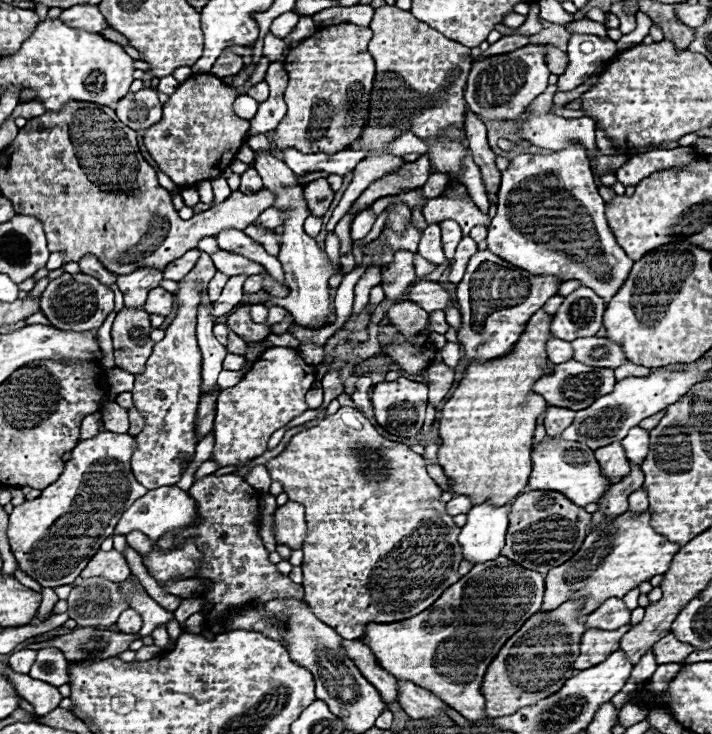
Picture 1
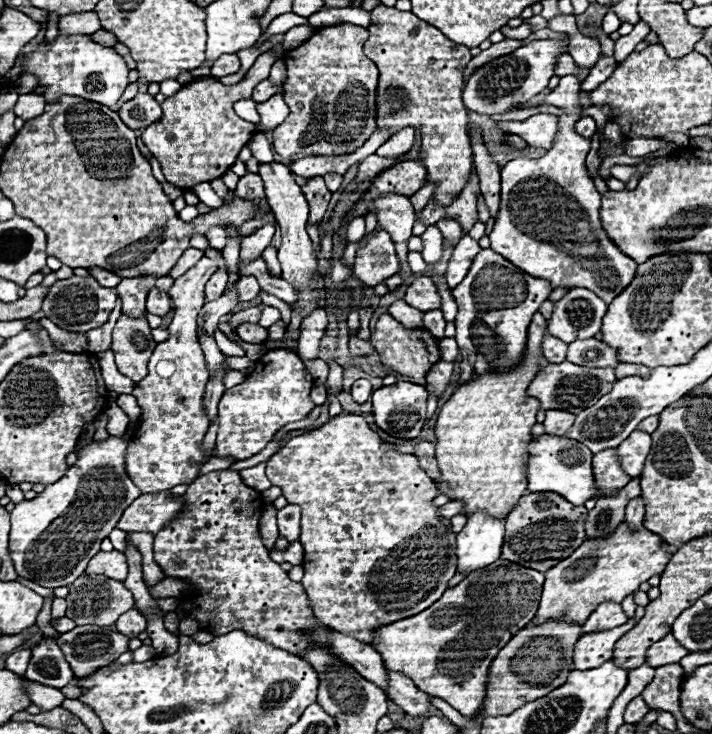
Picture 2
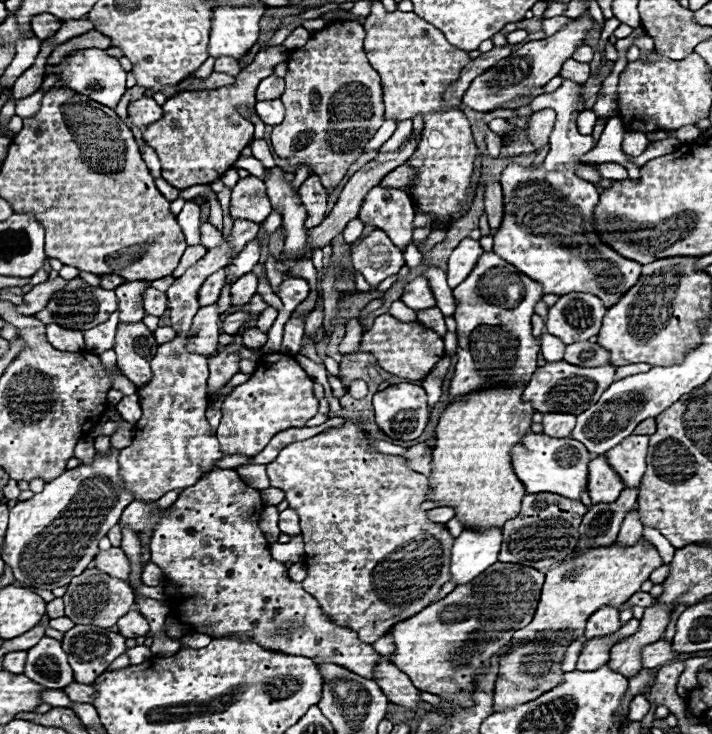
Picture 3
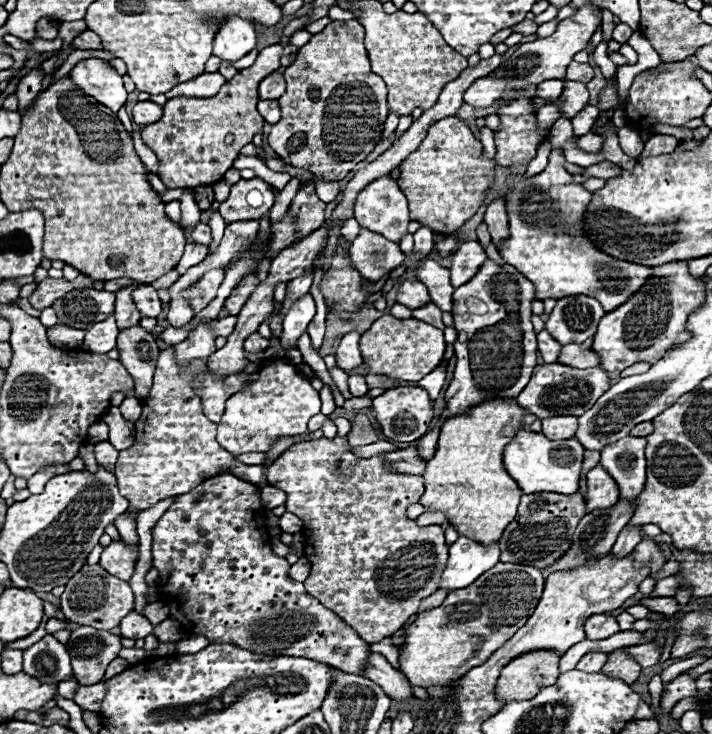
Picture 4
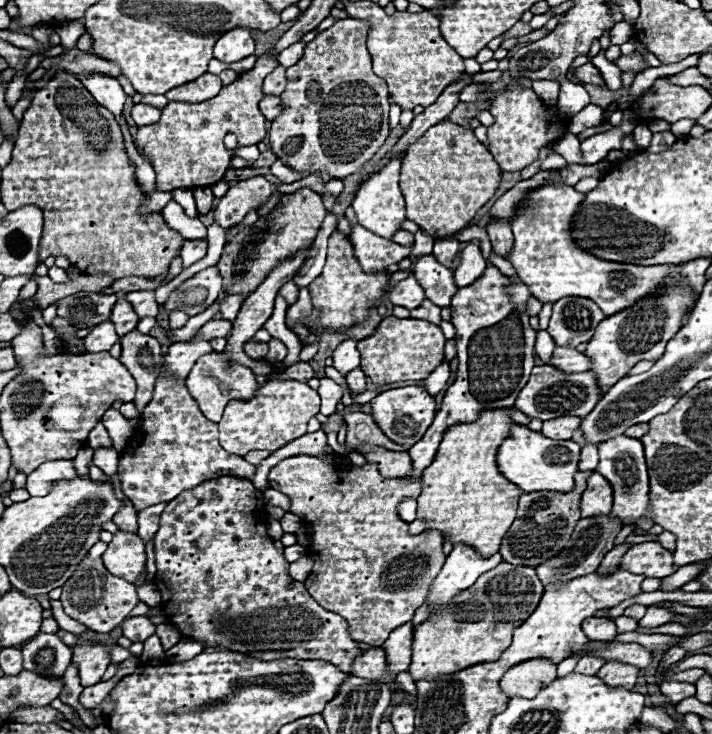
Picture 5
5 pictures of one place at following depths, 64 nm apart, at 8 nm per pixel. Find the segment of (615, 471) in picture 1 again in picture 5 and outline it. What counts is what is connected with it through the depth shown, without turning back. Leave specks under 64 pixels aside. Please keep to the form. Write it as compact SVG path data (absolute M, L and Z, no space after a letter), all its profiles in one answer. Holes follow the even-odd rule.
M592 472L588 478L588 488L580 500L580 510L582 518L592 518L594 514L610 514L612 510L612 488L608 480L598 472Z

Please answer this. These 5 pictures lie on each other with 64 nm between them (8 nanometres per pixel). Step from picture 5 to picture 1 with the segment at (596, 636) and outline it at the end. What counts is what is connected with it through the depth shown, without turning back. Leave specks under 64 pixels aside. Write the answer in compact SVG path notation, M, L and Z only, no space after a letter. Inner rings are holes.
M608 598L602 602L598 610L586 616L586 628L598 628L598 630L616 630L624 624L630 624L630 612L626 610L624 602L618 598Z

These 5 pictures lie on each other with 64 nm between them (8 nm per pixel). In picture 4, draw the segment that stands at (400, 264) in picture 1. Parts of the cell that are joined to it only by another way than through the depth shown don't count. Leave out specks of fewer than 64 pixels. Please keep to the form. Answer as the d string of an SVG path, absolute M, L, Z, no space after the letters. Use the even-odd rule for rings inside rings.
M392 172L366 184L354 202L354 218L361 227L398 242L408 230L408 202Z

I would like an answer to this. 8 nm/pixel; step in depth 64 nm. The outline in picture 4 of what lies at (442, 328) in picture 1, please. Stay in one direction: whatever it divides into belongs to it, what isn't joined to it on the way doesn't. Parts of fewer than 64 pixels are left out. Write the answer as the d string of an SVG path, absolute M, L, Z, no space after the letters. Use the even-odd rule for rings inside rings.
M432 302L428 306L412 310L412 318L428 322L428 324L432 324L436 328L444 328L444 324L442 324L442 310L438 310L438 306L434 306Z

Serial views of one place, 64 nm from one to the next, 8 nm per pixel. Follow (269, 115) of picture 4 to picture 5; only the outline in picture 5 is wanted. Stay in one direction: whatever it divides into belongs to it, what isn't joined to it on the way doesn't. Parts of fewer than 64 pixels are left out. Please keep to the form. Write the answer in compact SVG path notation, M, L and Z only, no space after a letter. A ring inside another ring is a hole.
M264 96L260 102L260 110L268 120L274 120L282 112L282 100L278 96Z

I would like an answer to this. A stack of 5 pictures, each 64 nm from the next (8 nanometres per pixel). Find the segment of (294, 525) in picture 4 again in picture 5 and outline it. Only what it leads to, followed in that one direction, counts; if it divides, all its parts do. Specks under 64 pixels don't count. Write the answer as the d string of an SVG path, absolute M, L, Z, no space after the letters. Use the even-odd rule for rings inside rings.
M286 512L280 522L282 522L284 532L288 532L288 534L294 534L300 528L300 518L296 514L292 514L292 512Z

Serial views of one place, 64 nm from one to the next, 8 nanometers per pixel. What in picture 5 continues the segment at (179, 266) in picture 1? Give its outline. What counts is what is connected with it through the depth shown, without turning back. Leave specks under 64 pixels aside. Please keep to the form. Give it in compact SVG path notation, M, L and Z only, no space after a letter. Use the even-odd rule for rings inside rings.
M184 240L180 254L182 254L182 268L190 268L194 262L198 262L206 256L206 240L202 240L202 242Z

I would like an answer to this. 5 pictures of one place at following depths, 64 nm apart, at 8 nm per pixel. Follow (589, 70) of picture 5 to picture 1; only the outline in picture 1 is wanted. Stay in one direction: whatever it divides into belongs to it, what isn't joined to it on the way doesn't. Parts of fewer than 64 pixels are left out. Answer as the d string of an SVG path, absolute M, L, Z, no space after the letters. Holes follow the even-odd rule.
M548 44L548 46L546 46L546 50L548 50L546 60L548 60L550 72L552 72L552 74L556 74L556 76L564 74L564 72L566 72L566 66L568 66L568 62L570 62L570 60L568 60L568 54L566 54L566 52L562 52L560 48L552 46L552 44Z

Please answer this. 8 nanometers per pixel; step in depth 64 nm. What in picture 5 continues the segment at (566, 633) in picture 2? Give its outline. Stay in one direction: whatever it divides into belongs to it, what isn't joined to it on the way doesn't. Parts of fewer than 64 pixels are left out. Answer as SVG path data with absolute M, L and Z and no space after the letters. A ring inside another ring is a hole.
M544 658L522 662L514 668L510 668L502 680L500 688L508 696L522 696L522 698L534 698L542 686L548 686L556 678L556 664Z

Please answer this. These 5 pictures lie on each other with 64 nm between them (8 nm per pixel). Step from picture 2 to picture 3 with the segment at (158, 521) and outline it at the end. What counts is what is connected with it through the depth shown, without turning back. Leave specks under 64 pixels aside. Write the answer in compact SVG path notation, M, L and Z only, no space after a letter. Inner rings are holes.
M132 502L122 512L120 524L130 526L132 530L138 530L138 532L150 532L150 530L154 530L154 526L158 524L158 520L164 514L164 512L158 512L156 516L150 516L150 512L154 512L154 510L156 510L154 502Z

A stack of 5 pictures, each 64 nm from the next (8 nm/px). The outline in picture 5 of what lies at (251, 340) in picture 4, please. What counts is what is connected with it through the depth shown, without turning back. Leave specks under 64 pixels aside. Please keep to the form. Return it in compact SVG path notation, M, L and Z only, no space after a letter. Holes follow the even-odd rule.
M246 342L244 352L252 358L252 360L264 360L268 354L268 344L256 344L256 342Z

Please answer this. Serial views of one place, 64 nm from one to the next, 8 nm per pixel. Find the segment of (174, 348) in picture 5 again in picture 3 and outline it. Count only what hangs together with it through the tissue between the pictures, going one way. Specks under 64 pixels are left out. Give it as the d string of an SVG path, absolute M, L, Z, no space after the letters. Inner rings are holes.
M210 304L198 310L190 328L190 342L186 344L186 350L202 356L210 356L216 352L218 334L220 334L218 330L220 314L216 310L218 310L218 304Z

